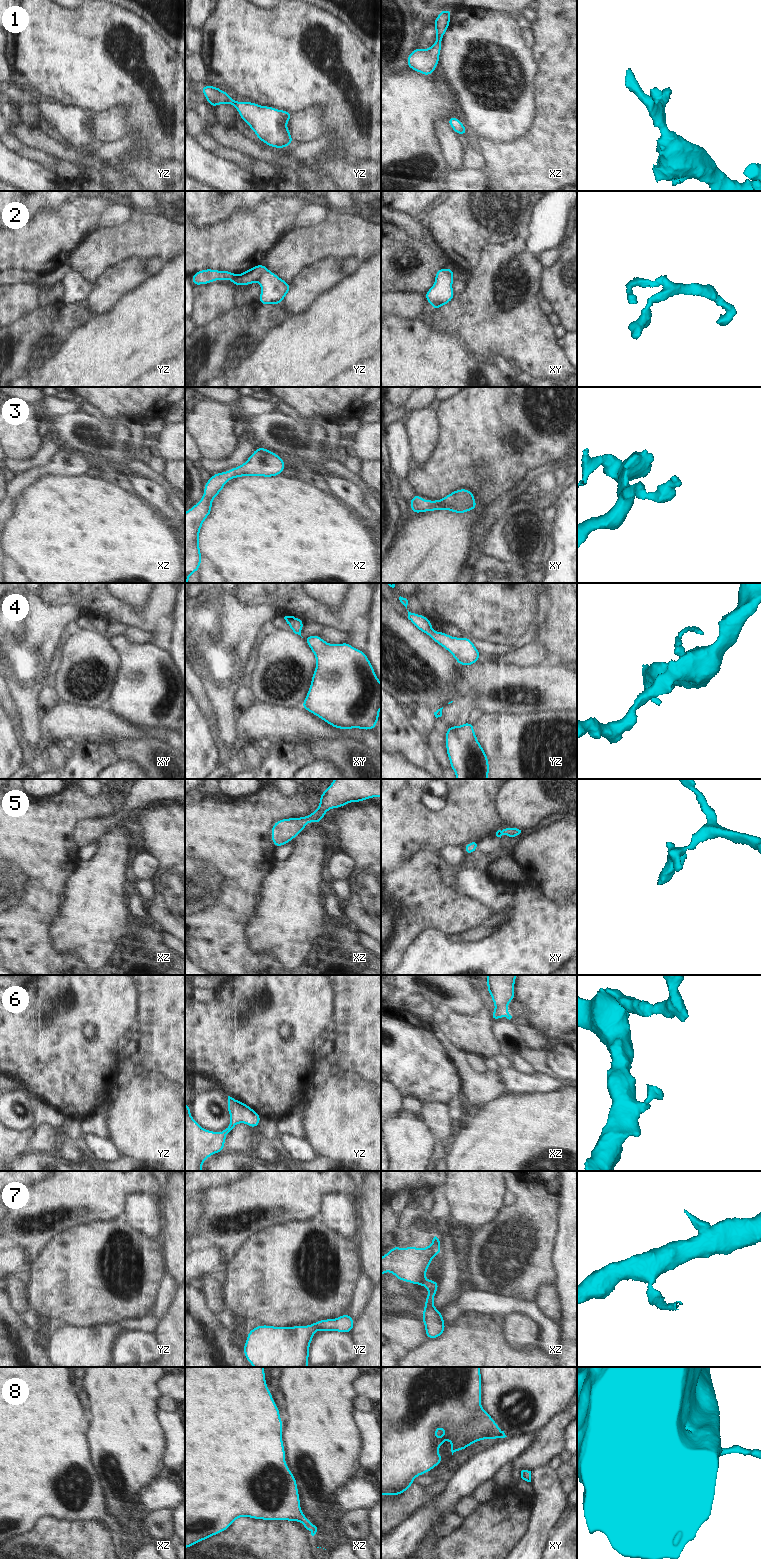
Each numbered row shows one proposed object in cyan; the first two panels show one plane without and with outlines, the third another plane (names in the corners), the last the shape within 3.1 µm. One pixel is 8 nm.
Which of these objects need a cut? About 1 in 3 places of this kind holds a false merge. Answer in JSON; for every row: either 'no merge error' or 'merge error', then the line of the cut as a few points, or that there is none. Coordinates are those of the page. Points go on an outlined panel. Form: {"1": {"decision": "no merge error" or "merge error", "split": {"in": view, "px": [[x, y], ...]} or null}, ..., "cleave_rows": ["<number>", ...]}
{"1": {"decision": "no merge error", "split": null}, "2": {"decision": "merge error", "split": {"in": "xy", "px": [[443, 268], [449, 275], [453, 276]]}}, "3": {"decision": "no merge error", "split": null}, "4": {"decision": "no merge error", "split": null}, "5": {"decision": "no merge error", "split": null}, "6": {"decision": "no merge error", "split": null}, "7": {"decision": "no merge error", "split": null}, "8": {"decision": "no merge error", "split": null}, "cleave_rows": ["2"]}

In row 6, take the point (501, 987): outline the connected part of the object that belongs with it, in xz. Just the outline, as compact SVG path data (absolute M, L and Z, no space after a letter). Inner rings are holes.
M487 975L487 991L491 995L496 1009L492 1012L491 1020L500 1017L511 1019L507 1005L515 998L514 985L517 975Z

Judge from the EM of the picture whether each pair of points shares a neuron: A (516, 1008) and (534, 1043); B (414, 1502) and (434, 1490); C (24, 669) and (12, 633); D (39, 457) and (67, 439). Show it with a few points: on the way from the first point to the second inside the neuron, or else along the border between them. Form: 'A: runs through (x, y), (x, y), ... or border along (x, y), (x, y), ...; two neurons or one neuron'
A: runs through (520, 1017), (524, 1028), (529, 1034); one neuron
B: border along (424, 1487), (434, 1496); two neurons
C: runs through (16, 660), (12, 656), (12, 642); one neuron
D: border along (57, 440), (62, 446); two neurons

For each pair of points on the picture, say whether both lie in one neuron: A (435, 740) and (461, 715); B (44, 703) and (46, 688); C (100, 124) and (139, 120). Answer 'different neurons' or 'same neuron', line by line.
A: same neuron
B: same neuron
C: different neurons

